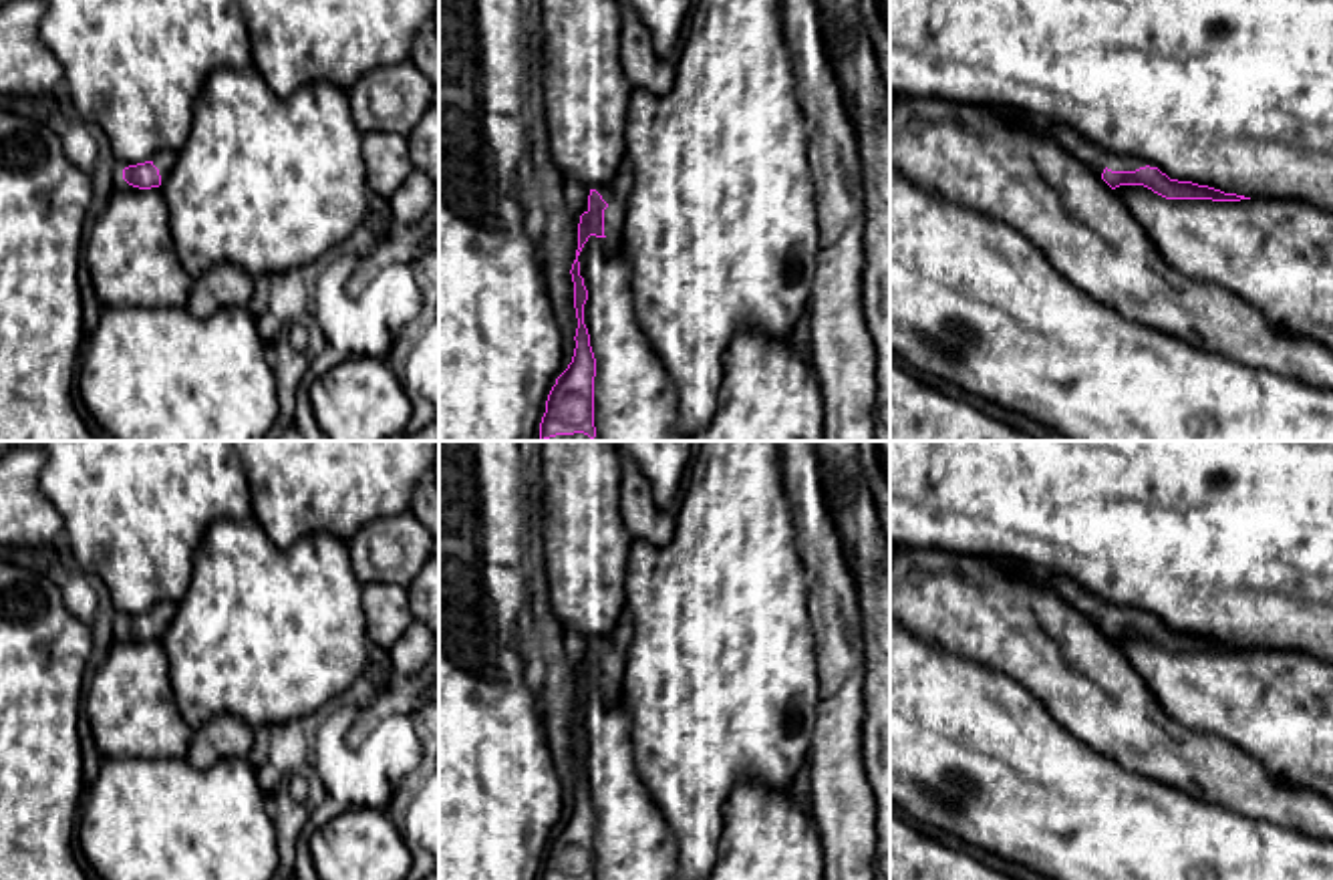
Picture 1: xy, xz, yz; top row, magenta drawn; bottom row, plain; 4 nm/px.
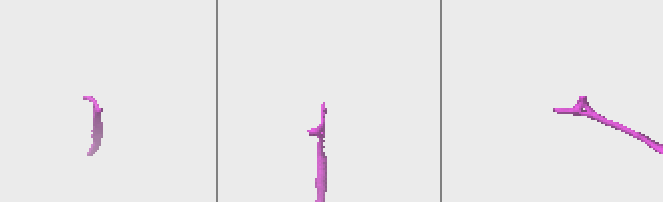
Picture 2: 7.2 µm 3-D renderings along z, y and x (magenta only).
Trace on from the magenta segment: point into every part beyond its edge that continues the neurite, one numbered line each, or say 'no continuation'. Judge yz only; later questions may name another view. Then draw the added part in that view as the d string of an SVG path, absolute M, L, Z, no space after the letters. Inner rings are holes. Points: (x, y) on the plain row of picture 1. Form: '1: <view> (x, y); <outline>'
1: yz (1096, 611); M1025 566L1021 572L1033 582L1049 588L1061 600L1065 600L1071 608L1083 614L1093 626L1101 628L1103 620L1112 622L1136 622L1140 614L1136 610L1105 604L1101 598L1077 586L1073 580L1053 574L1045 568Z

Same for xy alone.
1: xy (164, 611); M163 600L153 608L153 616L159 620L161 632L171 624L177 610L177 602Z

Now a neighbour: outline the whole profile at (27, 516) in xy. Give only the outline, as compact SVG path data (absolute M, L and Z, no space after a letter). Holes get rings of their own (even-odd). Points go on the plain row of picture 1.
M14 443L0 457L0 552L26 546L50 552L62 544L64 520L40 489L46 451Z

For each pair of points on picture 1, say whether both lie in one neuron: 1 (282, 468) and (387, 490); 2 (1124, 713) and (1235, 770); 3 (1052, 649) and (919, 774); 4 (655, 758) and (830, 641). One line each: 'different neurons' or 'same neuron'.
1: same neuron
2: same neuron
3: different neurons
4: different neurons

